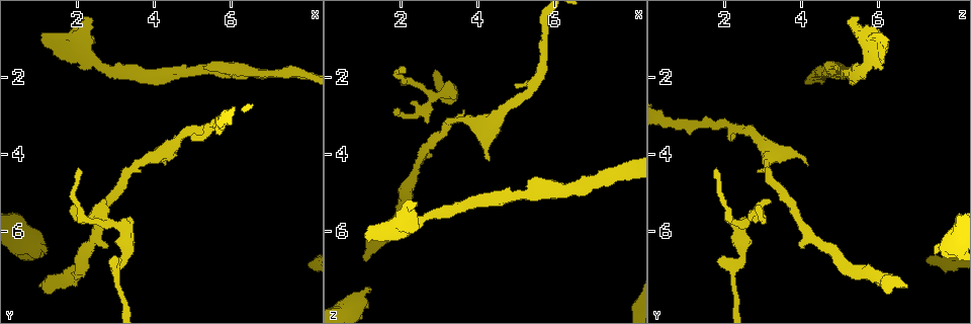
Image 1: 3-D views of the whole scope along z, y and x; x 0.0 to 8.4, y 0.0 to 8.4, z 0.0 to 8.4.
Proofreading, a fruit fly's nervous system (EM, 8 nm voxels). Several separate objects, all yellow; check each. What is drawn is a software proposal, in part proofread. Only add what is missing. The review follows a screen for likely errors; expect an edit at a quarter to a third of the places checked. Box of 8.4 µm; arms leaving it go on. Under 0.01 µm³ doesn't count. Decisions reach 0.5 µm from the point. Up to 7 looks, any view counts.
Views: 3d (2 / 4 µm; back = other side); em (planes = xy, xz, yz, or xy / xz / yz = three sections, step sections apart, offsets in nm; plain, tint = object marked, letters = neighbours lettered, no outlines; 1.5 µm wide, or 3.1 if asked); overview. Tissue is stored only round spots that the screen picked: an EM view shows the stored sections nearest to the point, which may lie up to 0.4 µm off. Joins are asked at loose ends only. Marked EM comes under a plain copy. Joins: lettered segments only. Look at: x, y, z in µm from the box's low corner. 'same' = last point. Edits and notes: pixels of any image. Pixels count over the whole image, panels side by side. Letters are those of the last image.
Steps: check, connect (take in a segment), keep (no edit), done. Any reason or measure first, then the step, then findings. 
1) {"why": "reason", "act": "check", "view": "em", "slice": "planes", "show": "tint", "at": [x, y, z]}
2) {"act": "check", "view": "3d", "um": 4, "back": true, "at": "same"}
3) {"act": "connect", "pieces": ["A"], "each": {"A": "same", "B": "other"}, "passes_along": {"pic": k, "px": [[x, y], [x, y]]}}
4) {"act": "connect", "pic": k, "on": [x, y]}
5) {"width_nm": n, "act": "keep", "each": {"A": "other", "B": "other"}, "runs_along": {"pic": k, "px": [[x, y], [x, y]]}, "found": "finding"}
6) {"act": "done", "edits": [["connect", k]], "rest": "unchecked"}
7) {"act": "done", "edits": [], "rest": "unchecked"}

{"why": "tapers out", "act": "check", "view": "3d", "um": 2, "at": [2.05, 4.35, 1.80]}

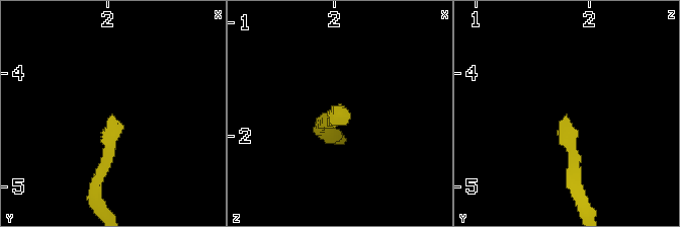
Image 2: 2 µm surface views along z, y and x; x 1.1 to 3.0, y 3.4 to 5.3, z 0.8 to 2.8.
{"why": "shape alone is not enough", "act": "check", "view": "em", "slice": "planes", "show": "letters", "at": [2.02, 4.38, 1.74]}

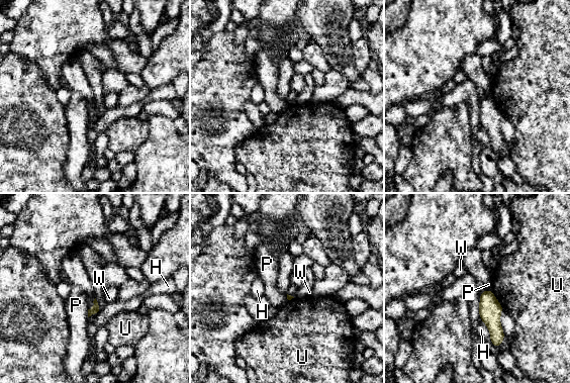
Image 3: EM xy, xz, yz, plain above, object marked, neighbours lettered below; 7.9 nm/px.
{"act": "keep", "each": {"H": "other", "P": "other", "U": "other", "W": "other"}, "border": {"pic": 3, "px": [[87, 309], [88, 316]]}, "found": "no lettered segment goes on from it"}

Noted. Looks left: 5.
{"why": "branch stops here", "act": "check", "view": "3d", "um": 4, "at": [2.95, 6.80, 1.85]}

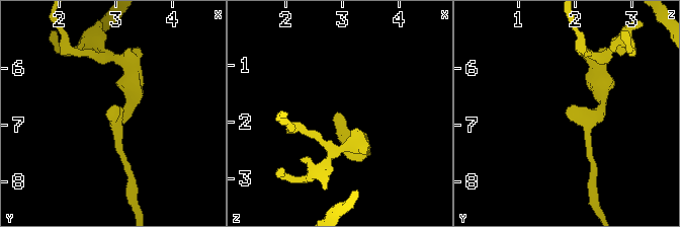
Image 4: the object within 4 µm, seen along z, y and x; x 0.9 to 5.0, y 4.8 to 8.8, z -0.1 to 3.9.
{"why": "need the tissue", "act": "check", "view": "em", "slice": "xz", "step": 8, "show": "tint", "at": [2.90, 6.75, 1.90]}

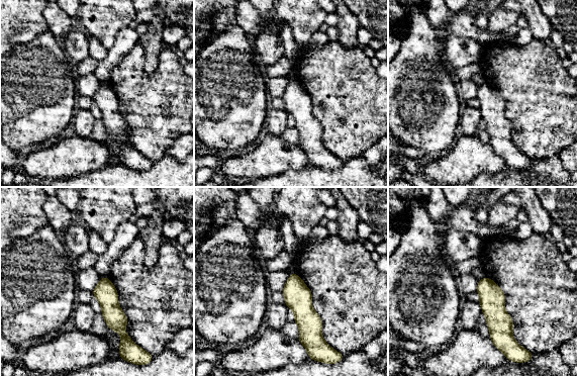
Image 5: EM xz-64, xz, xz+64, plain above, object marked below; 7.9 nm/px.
{"why": "another direction", "act": "check", "view": "em", "slice": "planes", "show": "letters", "at": "same"}

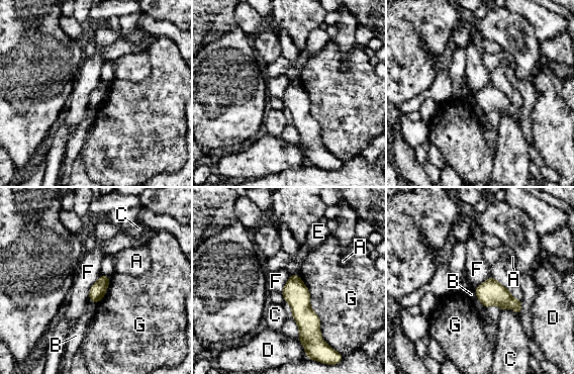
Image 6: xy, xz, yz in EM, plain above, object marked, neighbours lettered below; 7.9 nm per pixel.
{"act": "keep", "each": {"A": "other", "B": "other", "C": "other", "D": "other", "E": "other", "F": "other", "G": "other"}, "runs_along": {"pic": 6, "px": [[292, 277], [304, 315], [304, 342]]}, "found": "none of them fits"}

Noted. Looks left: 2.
{"act": "done", "edits": [], "rest": "unchecked"}

